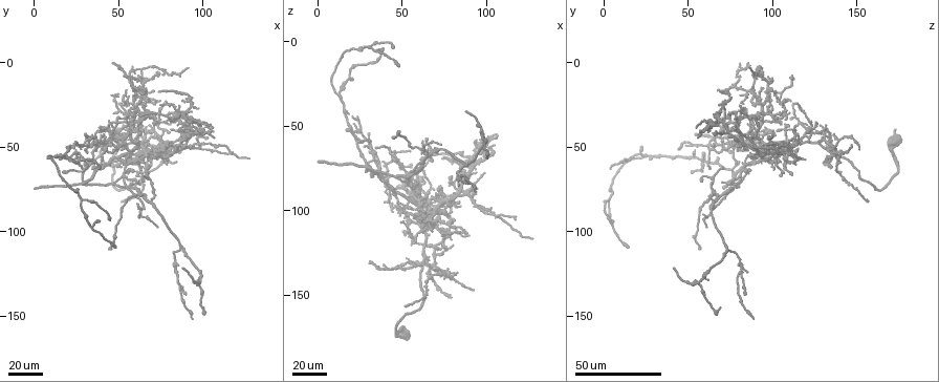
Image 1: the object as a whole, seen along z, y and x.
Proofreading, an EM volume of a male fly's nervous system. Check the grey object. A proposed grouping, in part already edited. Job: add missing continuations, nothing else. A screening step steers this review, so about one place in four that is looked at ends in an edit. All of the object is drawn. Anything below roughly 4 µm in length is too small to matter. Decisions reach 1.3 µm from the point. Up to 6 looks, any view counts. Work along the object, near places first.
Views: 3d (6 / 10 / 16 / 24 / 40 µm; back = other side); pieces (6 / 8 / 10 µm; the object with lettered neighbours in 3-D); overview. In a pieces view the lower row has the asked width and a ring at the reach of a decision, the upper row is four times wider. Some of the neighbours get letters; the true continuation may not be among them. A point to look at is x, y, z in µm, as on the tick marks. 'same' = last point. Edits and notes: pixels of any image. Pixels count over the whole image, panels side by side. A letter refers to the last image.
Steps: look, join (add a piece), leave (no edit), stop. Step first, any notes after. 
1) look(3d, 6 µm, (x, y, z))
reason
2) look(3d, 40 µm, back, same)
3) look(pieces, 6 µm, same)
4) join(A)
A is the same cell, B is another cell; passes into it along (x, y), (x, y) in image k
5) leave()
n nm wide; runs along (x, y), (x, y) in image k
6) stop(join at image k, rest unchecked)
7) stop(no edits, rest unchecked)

look(3d, 40 µm, (51, 82, 157))
free end

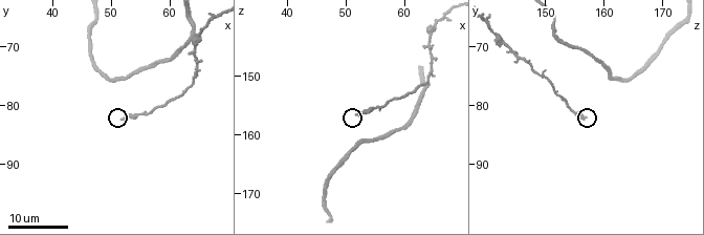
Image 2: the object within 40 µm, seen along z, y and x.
look(pieces, 10 µm, (52.0, 82.0, 156.0))

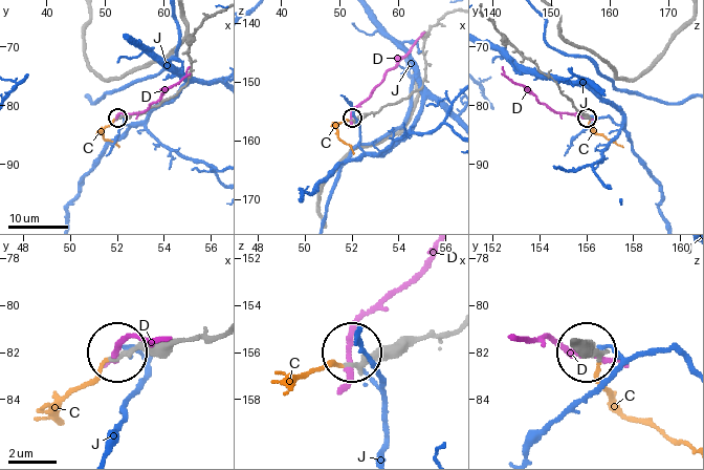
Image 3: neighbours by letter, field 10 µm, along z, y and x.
join(C)
C is the same cell, D and J are other cells; passes into it along (572, 338), (596, 356), (603, 392), (620, 410) in image 3; it goes on there

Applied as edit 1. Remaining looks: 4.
look(overview)

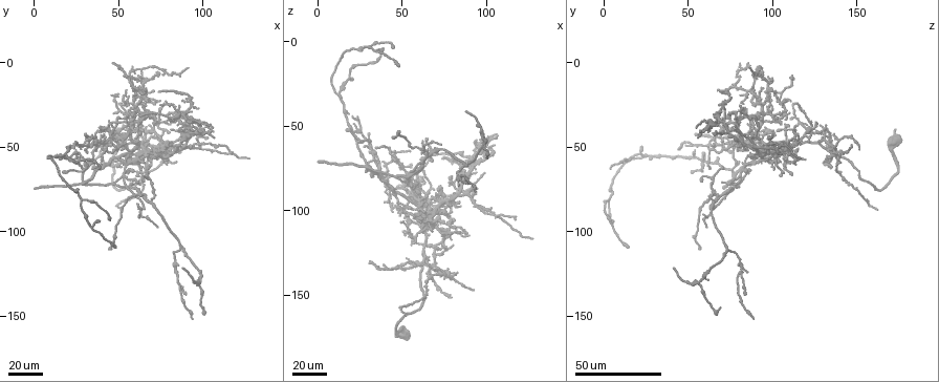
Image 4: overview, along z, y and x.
look(3d, 40 µm, (-1, 74, 70))

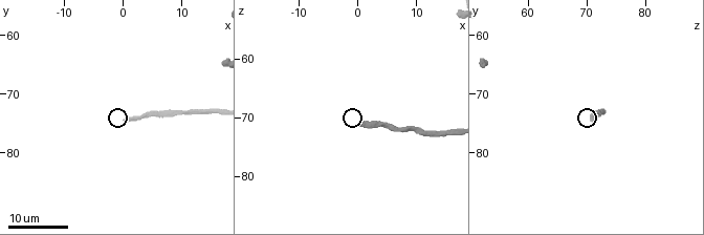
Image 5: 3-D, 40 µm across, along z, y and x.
look(pieces, 10 µm, (0.5, 74.5, 71.0))

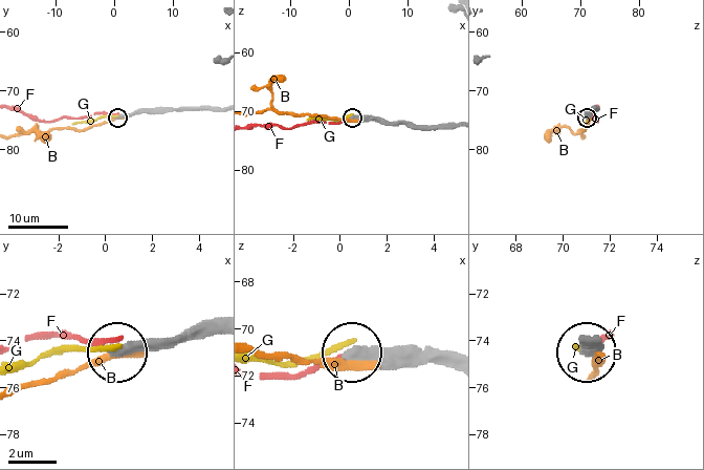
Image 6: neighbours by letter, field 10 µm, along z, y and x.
leave()
B, F and G are other cells; runs along (214, 324), (166, 340), (135, 340), (119, 349) in image 6; no lettered piece goes on from it

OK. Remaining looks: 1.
stop(join at image 3, rest unchecked)

